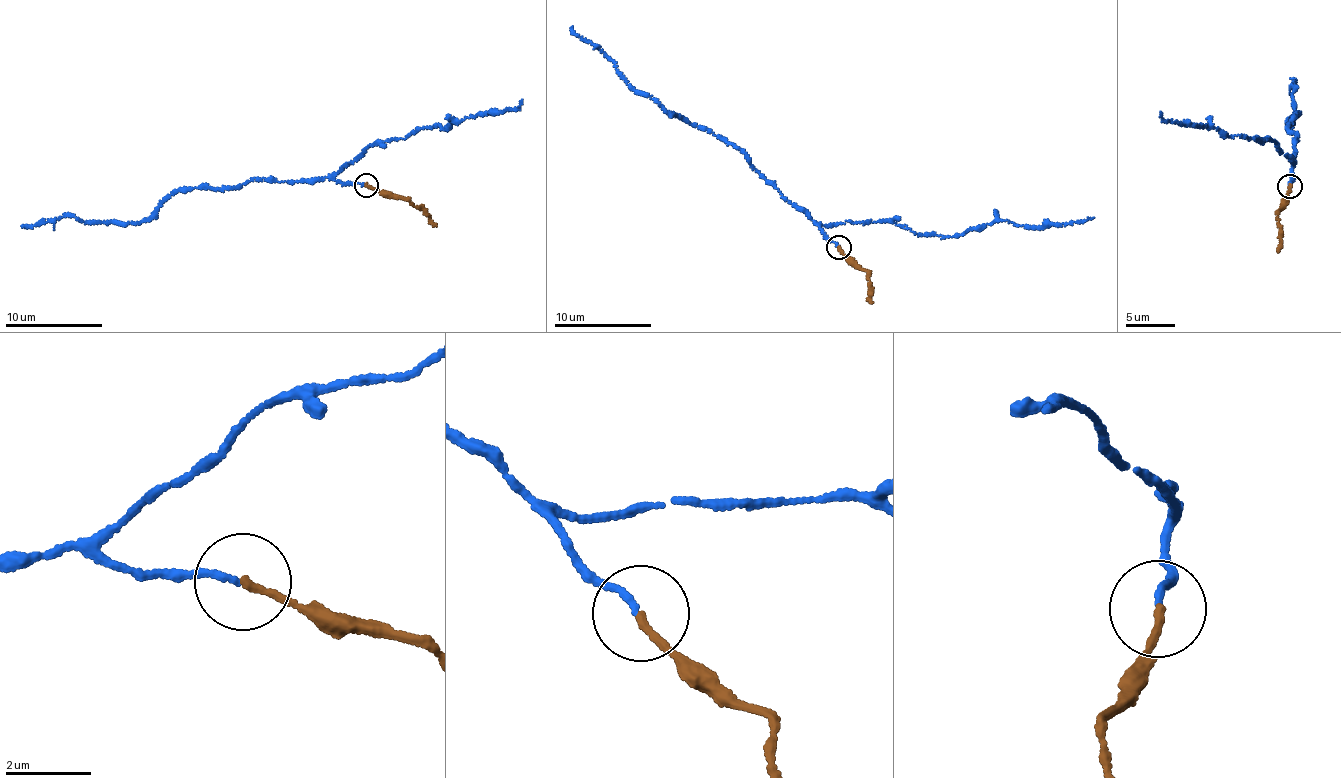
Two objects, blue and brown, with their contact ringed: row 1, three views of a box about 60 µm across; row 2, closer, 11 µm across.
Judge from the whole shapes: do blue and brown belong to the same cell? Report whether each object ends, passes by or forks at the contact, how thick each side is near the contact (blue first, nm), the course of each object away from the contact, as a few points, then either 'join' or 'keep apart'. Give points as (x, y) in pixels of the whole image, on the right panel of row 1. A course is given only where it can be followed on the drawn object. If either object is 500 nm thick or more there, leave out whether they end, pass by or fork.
blue ends there; brown ends there; 150 nm thick on the blue side, 180 nm on the other; blue runs (1289, 186), (1297, 138), (1287, 127), (1300, 114), (1287, 124), (1297, 114), (1296, 90), (1290, 78); brown runs (1289, 186), (1277, 213), (1278, 252); join

